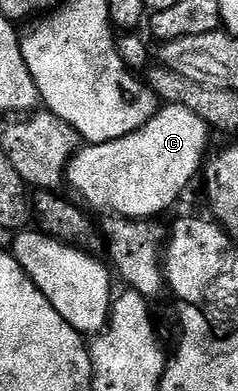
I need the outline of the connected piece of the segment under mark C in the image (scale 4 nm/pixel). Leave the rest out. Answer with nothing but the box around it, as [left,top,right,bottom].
[66,103,209,220]

